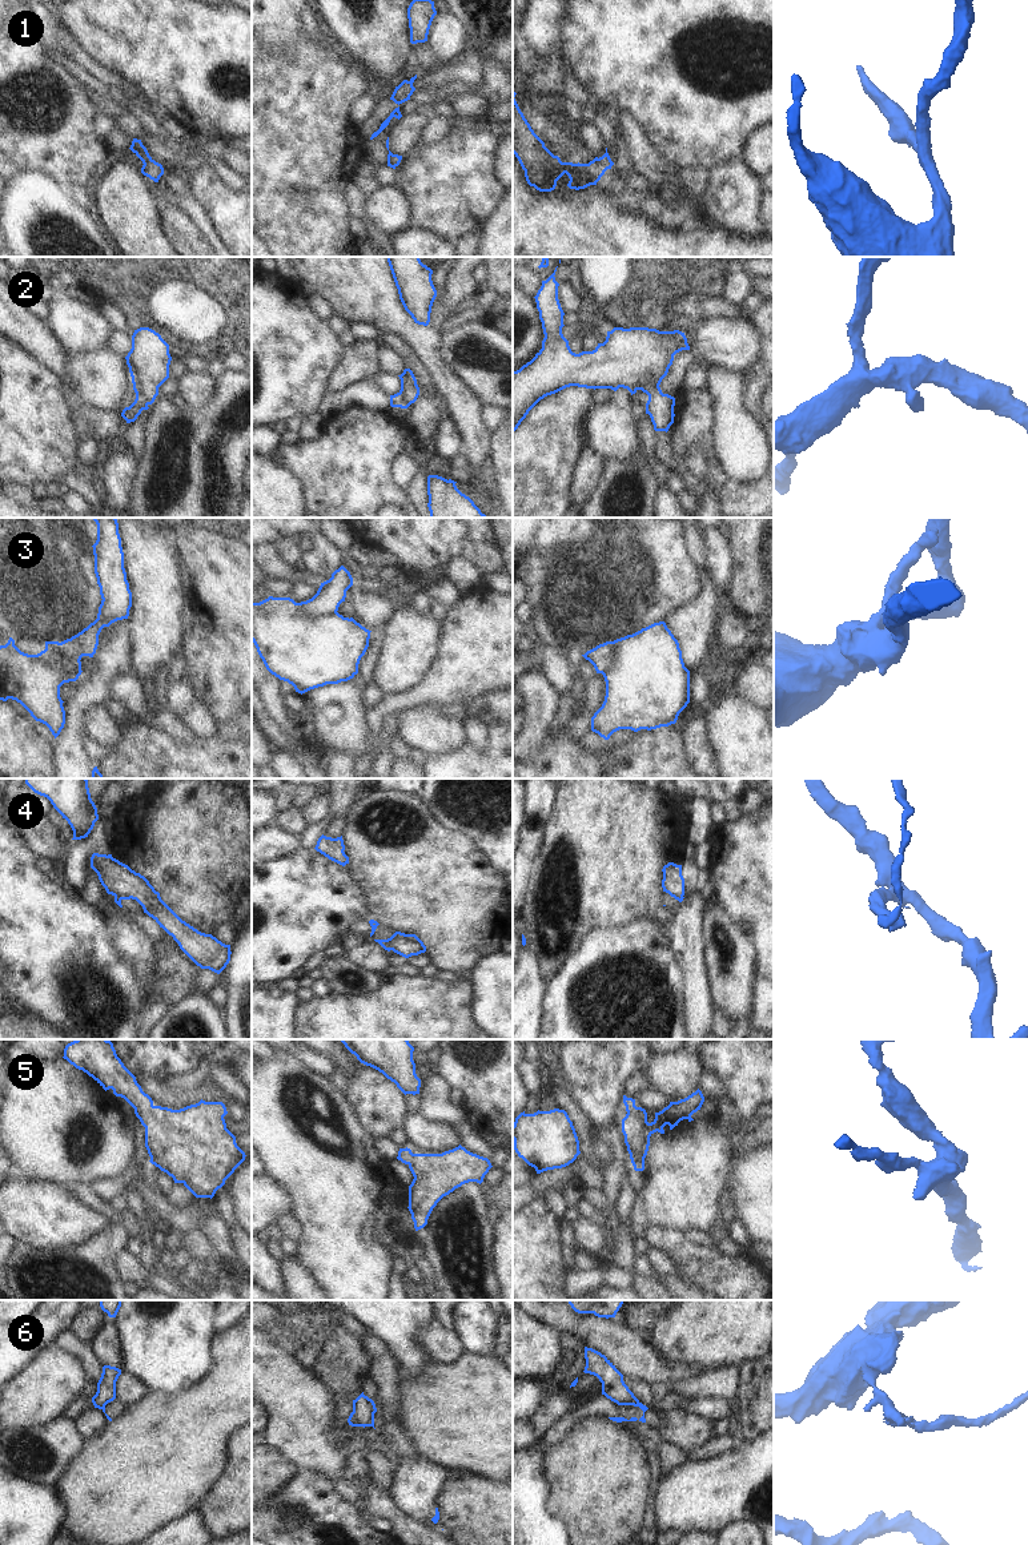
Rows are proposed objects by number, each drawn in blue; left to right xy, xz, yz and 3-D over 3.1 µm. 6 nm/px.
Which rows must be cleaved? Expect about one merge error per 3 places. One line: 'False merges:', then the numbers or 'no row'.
False merges: 2, 3, 4, 6.

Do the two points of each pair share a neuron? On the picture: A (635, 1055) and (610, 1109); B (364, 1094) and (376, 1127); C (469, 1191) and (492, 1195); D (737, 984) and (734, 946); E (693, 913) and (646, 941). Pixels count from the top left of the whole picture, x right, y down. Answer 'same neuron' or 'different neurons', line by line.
A: same neuron
B: same neuron
C: different neurons
D: same neuron
E: different neurons

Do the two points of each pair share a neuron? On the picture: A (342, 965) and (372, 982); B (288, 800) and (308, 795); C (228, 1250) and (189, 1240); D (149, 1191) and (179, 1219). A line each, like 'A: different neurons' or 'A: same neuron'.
A: same neuron
B: same neuron
C: different neurons
D: same neuron

